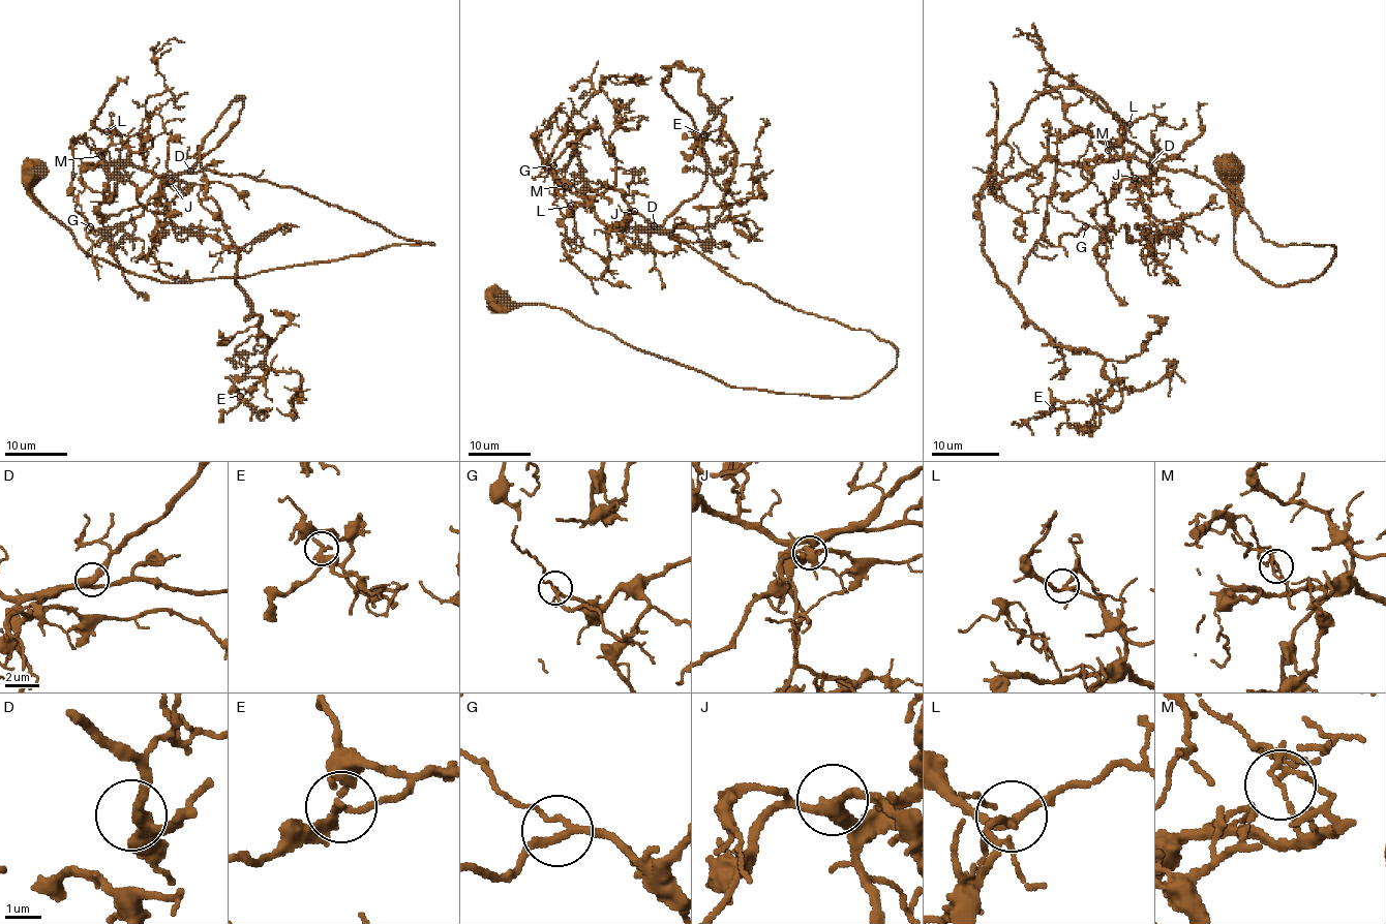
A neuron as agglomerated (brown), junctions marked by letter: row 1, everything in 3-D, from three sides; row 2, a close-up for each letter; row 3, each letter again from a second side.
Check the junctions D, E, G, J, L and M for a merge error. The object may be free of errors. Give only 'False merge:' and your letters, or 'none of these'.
False merge: M

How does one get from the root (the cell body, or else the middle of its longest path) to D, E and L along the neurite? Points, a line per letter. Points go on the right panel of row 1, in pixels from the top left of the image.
D: (1232, 170), (1238, 258), (1277, 286), (1321, 275), (1334, 258), (1331, 245), (1265, 241), (1221, 186), (1149, 165)
E: (1232, 170), (1238, 258), (1321, 275), (1095, 95), (1028, 105), (974, 203), (1104, 361), (1052, 407)
L: (1232, 170), (1238, 258), (1277, 286), (1321, 275), (1331, 245), (1265, 241), (1221, 186), (1125, 154), (1130, 124)

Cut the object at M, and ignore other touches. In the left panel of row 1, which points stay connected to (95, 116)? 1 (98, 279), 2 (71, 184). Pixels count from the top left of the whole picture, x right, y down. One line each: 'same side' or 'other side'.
1: other side
2: other side

